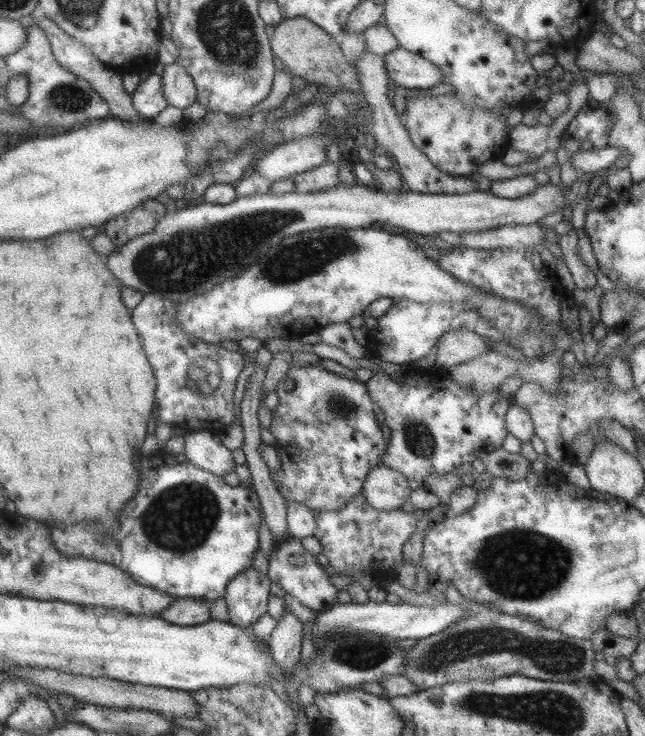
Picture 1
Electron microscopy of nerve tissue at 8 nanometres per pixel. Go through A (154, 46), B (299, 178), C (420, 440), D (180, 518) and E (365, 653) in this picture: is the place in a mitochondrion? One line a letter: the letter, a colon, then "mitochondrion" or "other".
A: other
B: other
C: mitochondrion
D: mitochondrion
E: mitochondrion

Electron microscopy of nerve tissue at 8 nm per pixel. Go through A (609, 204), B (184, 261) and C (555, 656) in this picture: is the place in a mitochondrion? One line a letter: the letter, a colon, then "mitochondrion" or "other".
A: other
B: mitochondrion
C: mitochondrion

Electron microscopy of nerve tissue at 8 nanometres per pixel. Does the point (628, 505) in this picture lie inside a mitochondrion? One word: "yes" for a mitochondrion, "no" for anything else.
no

